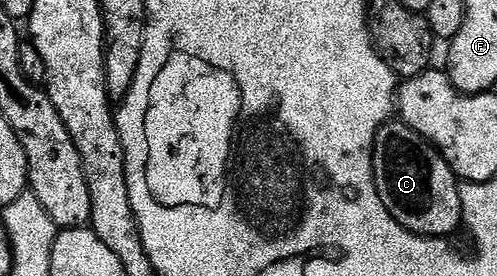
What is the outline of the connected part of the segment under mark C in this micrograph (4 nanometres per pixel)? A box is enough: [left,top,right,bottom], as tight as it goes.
[372,121,464,239]

